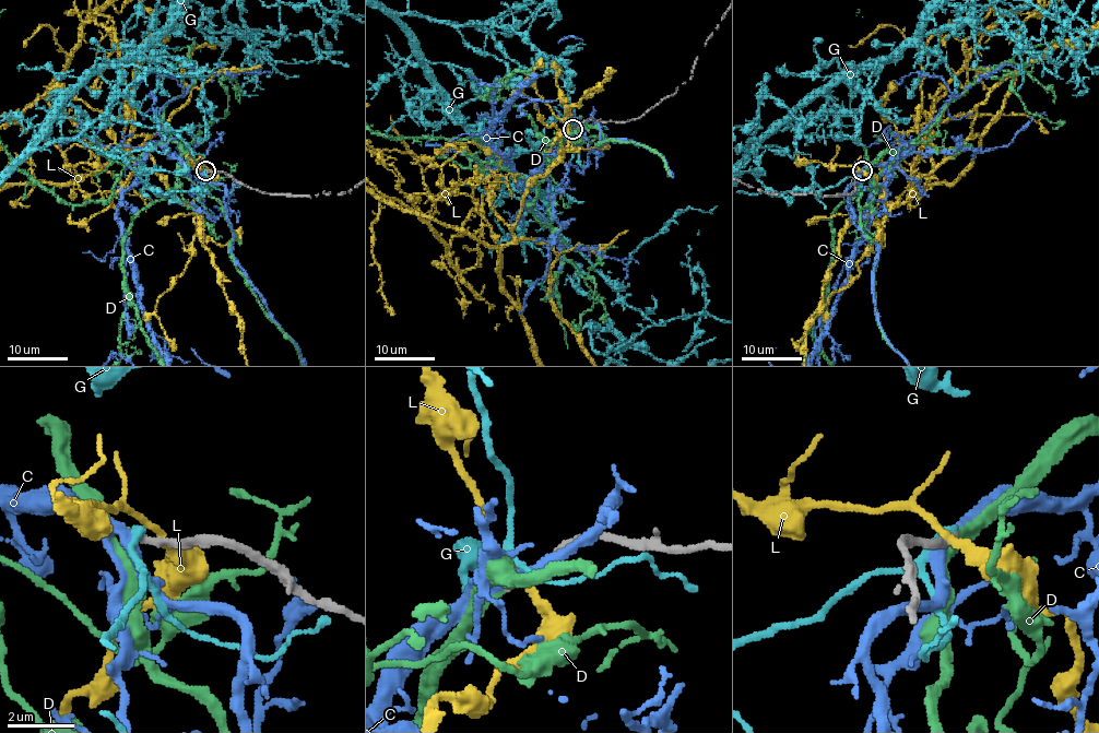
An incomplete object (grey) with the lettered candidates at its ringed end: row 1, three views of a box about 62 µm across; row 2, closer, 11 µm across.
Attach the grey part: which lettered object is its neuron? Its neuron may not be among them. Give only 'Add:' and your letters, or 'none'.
Add: D

